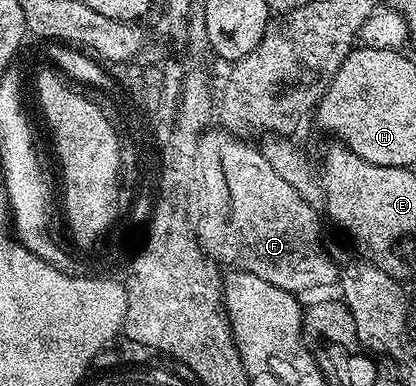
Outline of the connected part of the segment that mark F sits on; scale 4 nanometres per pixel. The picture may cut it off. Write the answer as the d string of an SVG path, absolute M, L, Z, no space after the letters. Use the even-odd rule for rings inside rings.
M208 128L203 131L198 144L198 152L196 156L196 166L203 166L203 228L198 229L197 237L199 245L207 253L207 257L212 262L223 268L231 270L244 270L253 276L261 276L261 280L269 280L269 284L273 284L282 290L292 292L300 292L299 290L315 290L318 286L336 285L339 276L339 266L337 262L327 255L327 250L323 247L323 226L319 223L319 214L314 209L312 203L306 202L297 191L292 188L281 175L273 169L273 164L269 164L269 160L265 160L262 149L258 145L250 146L252 143L247 140L240 140L234 134L228 134L222 128Z

